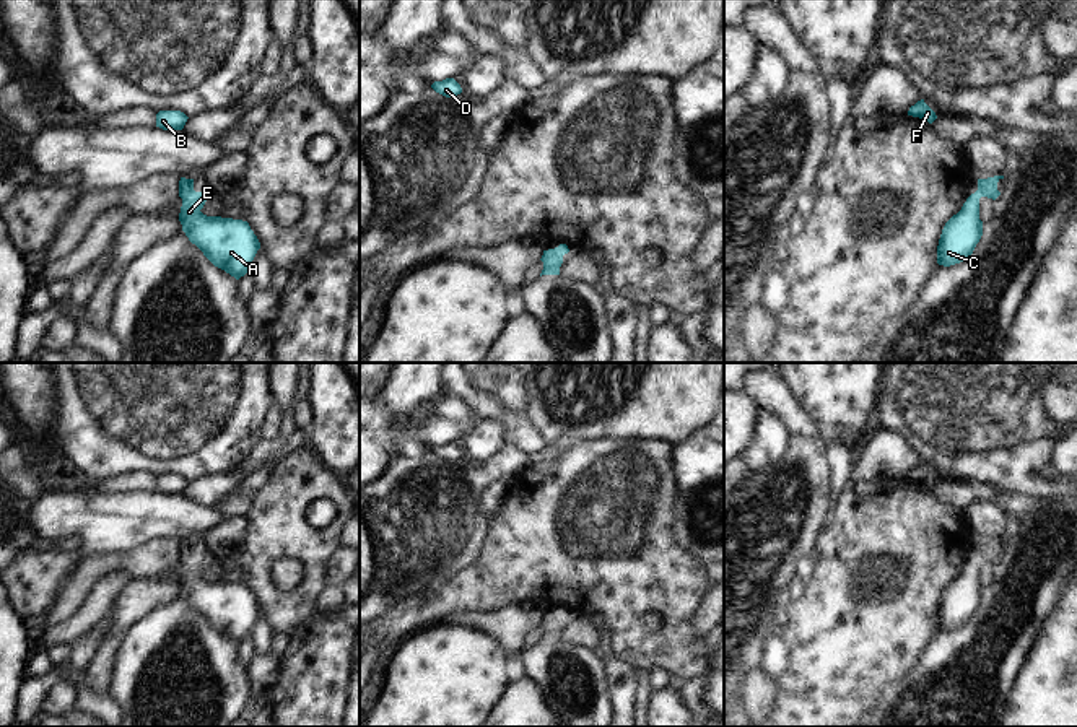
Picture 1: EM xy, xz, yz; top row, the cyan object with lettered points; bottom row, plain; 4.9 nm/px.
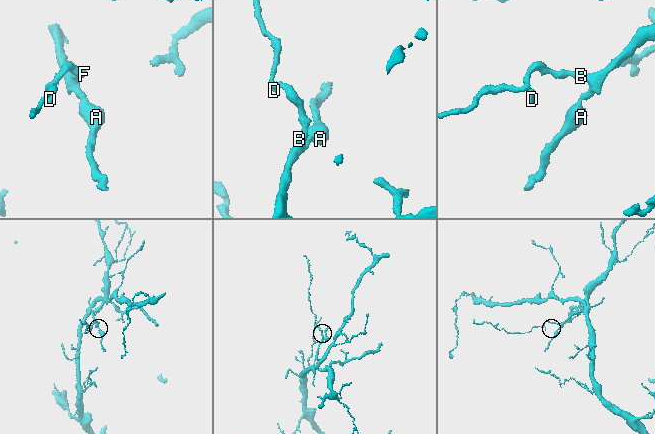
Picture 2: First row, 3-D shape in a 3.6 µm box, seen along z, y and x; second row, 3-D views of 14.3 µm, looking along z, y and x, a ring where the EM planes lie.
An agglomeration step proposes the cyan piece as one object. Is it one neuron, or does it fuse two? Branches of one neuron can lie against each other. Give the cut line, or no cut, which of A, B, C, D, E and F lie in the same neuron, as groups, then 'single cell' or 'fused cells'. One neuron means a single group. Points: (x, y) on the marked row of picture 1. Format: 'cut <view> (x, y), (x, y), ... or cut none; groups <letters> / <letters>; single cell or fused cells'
cut none; groups A B C D E F; single cell

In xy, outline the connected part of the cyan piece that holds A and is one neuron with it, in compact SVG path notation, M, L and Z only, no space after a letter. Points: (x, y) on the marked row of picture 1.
M181 177L179 197L182 198L179 221L189 241L195 244L215 267L225 270L236 280L244 276L260 249L260 242L249 223L242 220L203 215L200 210L203 208L207 197L205 192L194 190L194 179Z

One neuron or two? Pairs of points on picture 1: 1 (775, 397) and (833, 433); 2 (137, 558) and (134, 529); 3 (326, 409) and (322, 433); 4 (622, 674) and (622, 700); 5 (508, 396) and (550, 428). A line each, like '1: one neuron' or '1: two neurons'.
1: one neuron
2: two neurons
3: one neuron
4: one neuron
5: two neurons

